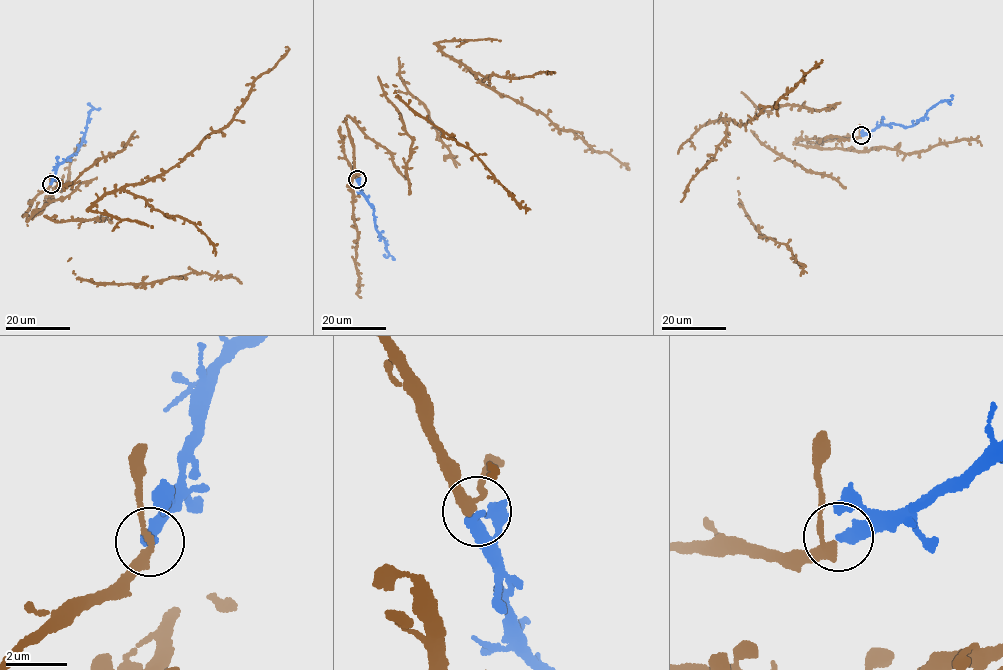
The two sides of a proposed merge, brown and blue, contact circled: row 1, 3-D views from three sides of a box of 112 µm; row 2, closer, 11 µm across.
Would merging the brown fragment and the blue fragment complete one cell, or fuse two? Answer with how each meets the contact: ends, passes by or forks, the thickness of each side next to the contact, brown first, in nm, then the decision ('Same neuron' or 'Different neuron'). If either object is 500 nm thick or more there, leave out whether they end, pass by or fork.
At the ring brown passes by. At the ring blue ends. Thickness 260 nm (brown) against 360 nm. Same neuron

